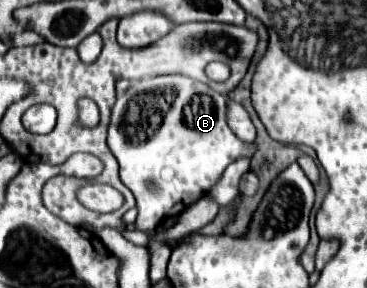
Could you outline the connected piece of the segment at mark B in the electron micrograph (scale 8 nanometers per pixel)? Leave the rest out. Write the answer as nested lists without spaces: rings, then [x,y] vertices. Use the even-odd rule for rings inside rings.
[[[161,75],[135,81],[125,93],[117,95],[107,127],[107,145],[119,161],[121,181],[131,189],[137,199],[137,231],[155,231],[165,219],[179,215],[193,205],[203,193],[207,193],[221,177],[225,167],[243,155],[253,155],[255,147],[245,145],[227,125],[227,97],[213,91],[201,81],[193,81],[185,75]],[[147,111],[165,111],[161,123],[147,137]]]

